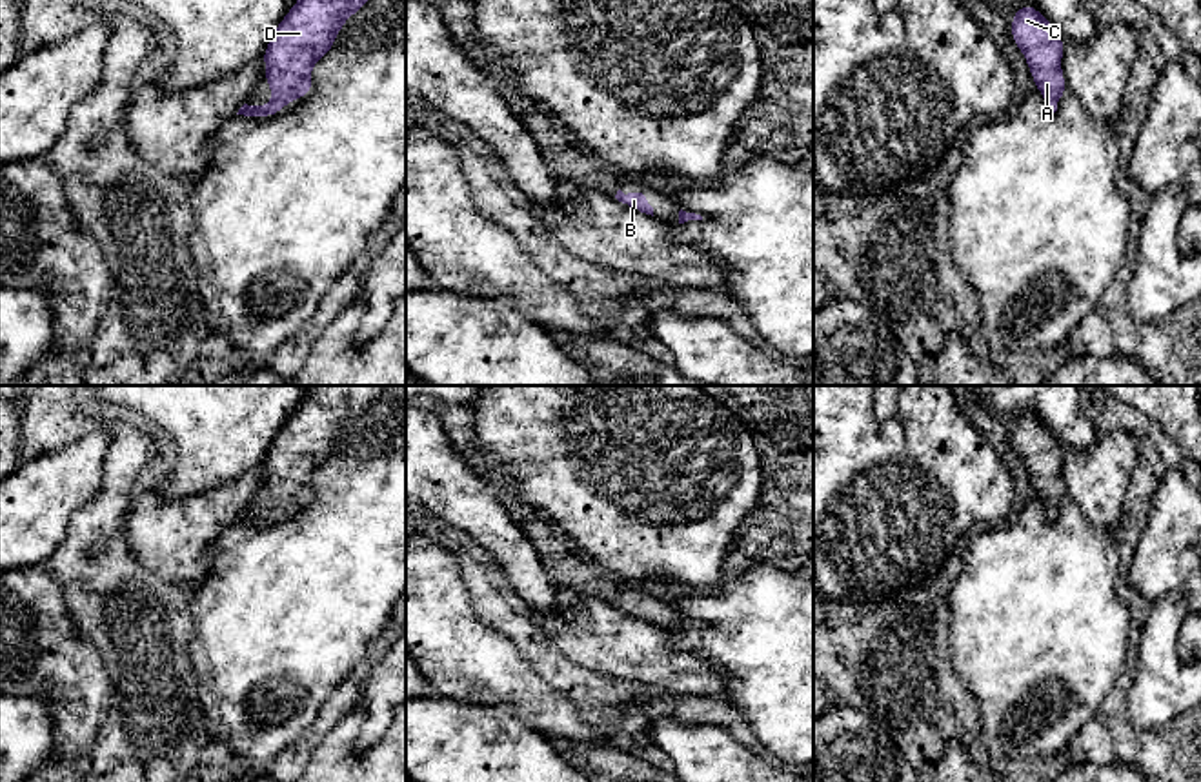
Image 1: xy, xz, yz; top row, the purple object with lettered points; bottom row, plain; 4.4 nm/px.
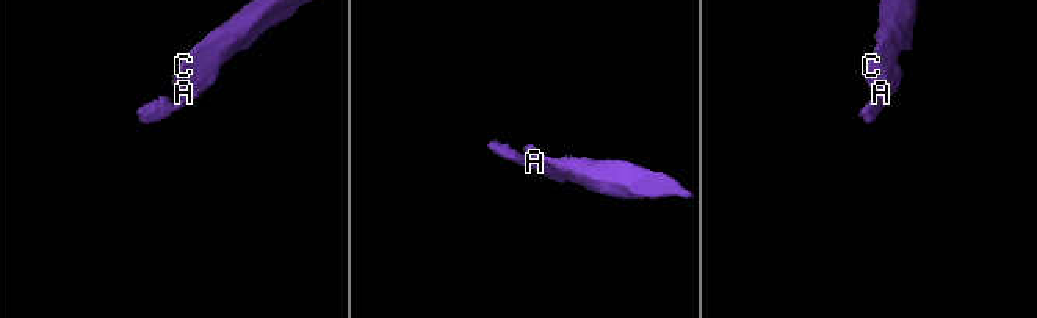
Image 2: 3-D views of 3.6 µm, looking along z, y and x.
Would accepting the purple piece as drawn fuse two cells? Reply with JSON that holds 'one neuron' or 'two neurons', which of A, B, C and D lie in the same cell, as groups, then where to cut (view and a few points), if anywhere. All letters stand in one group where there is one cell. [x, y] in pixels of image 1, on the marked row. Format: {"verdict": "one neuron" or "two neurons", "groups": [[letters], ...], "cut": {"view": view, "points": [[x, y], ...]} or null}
{"verdict": "one neuron", "groups": [["A", "B", "C", "D"]], "cut": null}

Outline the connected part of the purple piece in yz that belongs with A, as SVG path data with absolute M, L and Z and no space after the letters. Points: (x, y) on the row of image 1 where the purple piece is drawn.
M1024 4L1015 11L1010 33L1026 58L1037 91L1046 100L1046 111L1055 113L1057 100L1066 93L1061 71L1063 38L1032 4Z

